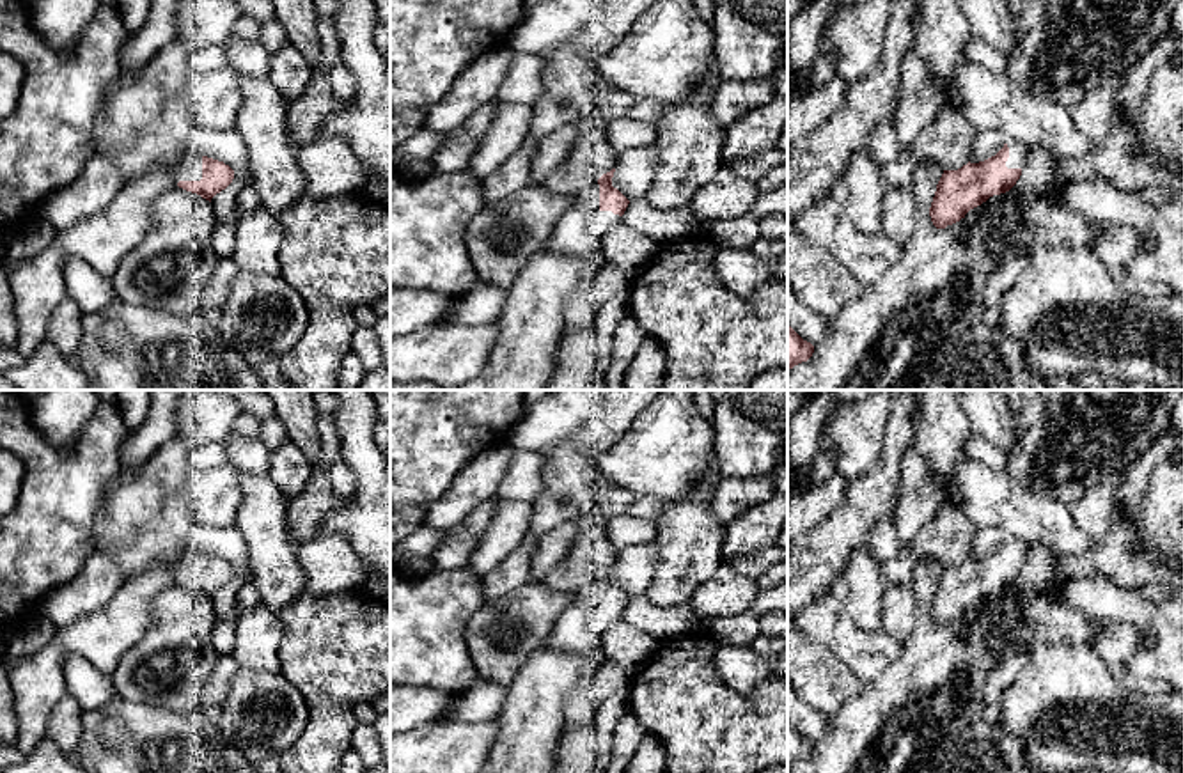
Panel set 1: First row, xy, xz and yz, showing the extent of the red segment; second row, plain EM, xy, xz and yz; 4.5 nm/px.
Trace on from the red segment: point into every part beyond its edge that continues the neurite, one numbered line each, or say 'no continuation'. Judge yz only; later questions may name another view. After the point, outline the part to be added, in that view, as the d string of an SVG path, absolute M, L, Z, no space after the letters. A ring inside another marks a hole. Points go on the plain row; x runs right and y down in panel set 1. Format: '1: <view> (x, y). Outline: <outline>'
1: yz (1018, 548). Outline: M1007 535L1009 555L1006 558L1007 566L1023 566L1029 544L1015 535Z

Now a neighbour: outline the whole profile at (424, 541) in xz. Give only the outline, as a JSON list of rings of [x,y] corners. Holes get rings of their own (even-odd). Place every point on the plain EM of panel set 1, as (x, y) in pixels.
[[[420,525],[413,534],[390,548],[390,564],[397,567],[404,560],[433,555],[440,548],[443,535],[445,532]]]

